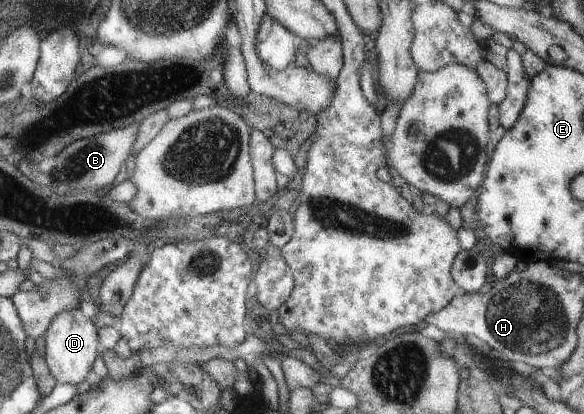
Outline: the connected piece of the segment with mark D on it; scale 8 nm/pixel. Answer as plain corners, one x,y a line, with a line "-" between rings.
80,308
74,311
64,310
57,315
46,330
46,352
44,354
46,365
54,380
60,384
77,384
91,376
93,363
99,356
98,328
94,326
91,319
84,316

